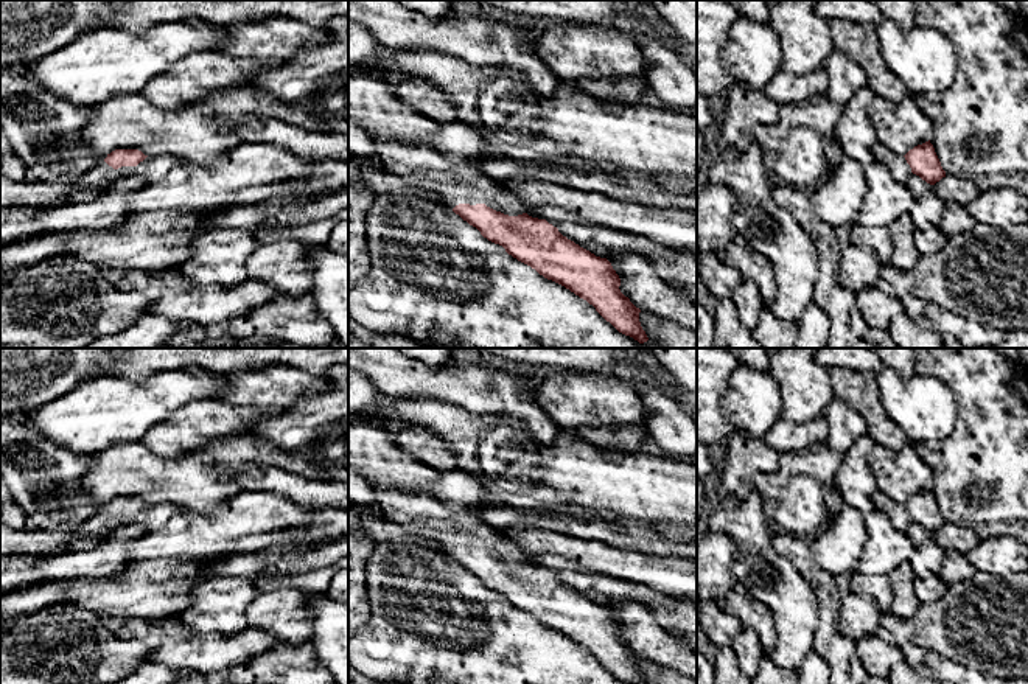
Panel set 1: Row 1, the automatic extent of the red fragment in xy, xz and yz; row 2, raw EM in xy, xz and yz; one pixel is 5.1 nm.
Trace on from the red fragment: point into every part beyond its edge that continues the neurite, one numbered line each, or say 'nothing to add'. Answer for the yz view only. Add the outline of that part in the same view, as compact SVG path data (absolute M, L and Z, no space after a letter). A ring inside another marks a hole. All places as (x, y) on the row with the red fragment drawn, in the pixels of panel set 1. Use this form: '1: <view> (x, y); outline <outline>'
1: yz (899, 168); outline M877 143L874 146L872 152L874 152L876 162L886 166L897 182L905 182L905 179L913 174L910 165L905 160L905 157L897 155L896 152L893 152L886 146Z

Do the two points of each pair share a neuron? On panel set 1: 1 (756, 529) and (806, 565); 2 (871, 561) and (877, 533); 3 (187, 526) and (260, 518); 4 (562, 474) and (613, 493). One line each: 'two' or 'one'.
1: two
2: one
3: one
4: one

